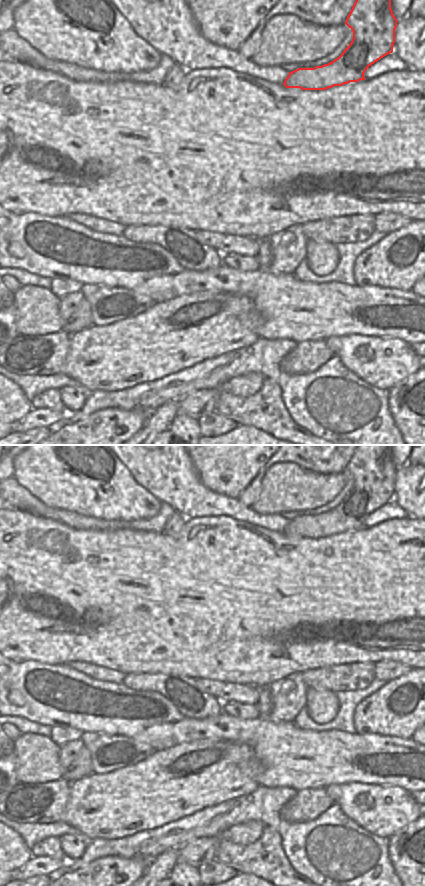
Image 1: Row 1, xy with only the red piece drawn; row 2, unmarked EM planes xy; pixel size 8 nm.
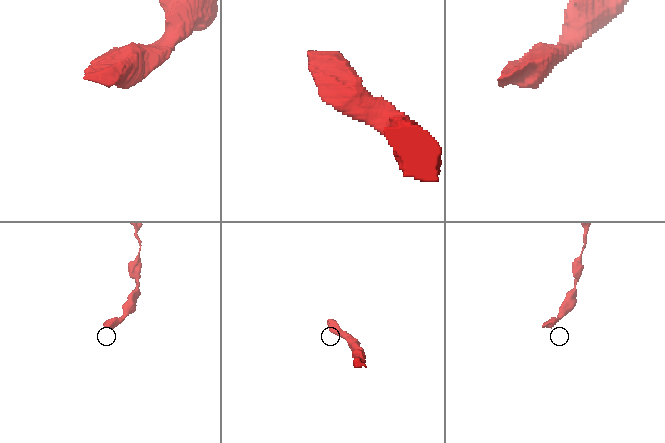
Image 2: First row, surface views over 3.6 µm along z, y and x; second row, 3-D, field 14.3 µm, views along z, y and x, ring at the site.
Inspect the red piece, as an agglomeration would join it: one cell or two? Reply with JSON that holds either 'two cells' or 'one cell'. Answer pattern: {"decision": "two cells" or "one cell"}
{"decision": "one cell"}

